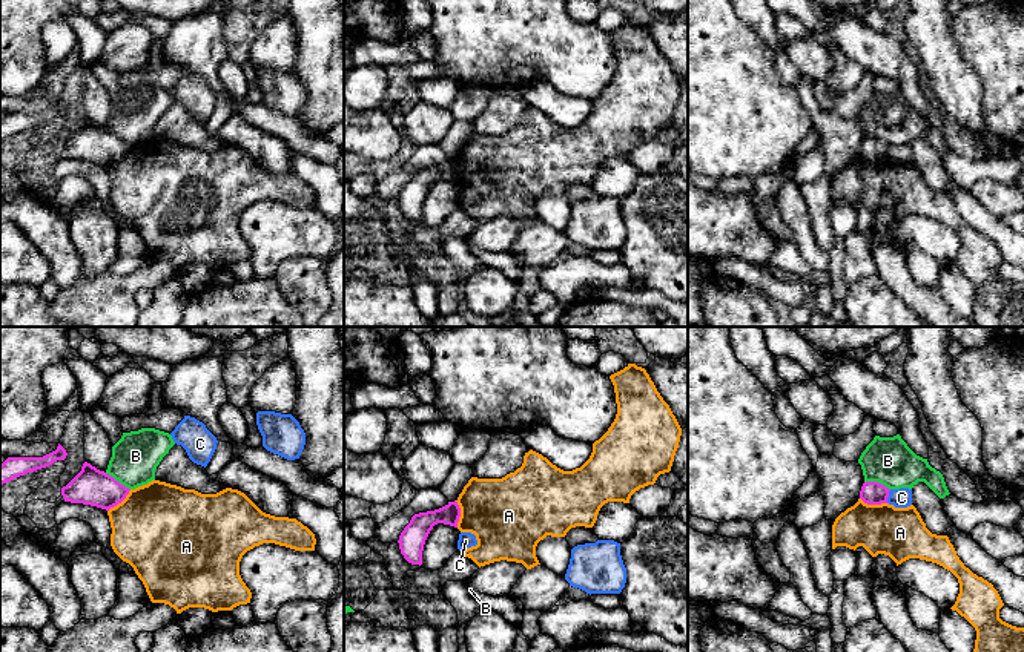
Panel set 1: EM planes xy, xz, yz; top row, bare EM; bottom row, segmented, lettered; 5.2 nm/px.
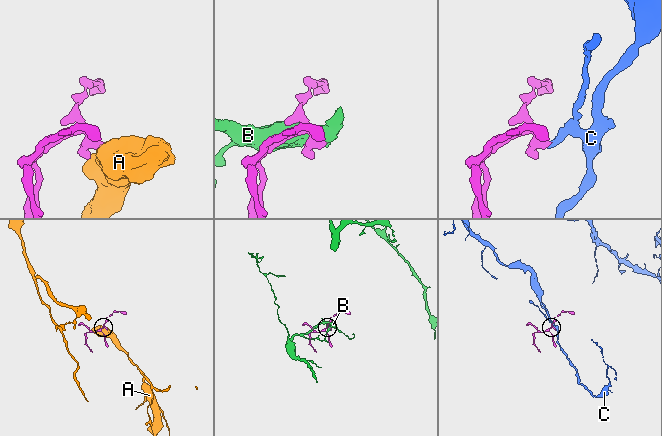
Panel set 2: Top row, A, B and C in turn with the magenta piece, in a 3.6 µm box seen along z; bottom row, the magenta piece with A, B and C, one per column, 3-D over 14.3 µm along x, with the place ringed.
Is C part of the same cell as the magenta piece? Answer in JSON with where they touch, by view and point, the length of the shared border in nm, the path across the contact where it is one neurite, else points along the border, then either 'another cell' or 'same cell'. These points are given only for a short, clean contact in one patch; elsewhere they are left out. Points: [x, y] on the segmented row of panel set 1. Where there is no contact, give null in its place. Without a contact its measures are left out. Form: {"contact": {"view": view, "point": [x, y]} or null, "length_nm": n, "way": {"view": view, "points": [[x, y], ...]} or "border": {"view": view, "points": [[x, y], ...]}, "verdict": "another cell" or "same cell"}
{"contact": {"view": "yz", "point": [888, 496]}, "length_nm": 80, "border": {"view": "yz", "points": [[891, 490], [886, 502]]}, "verdict": "another cell"}

